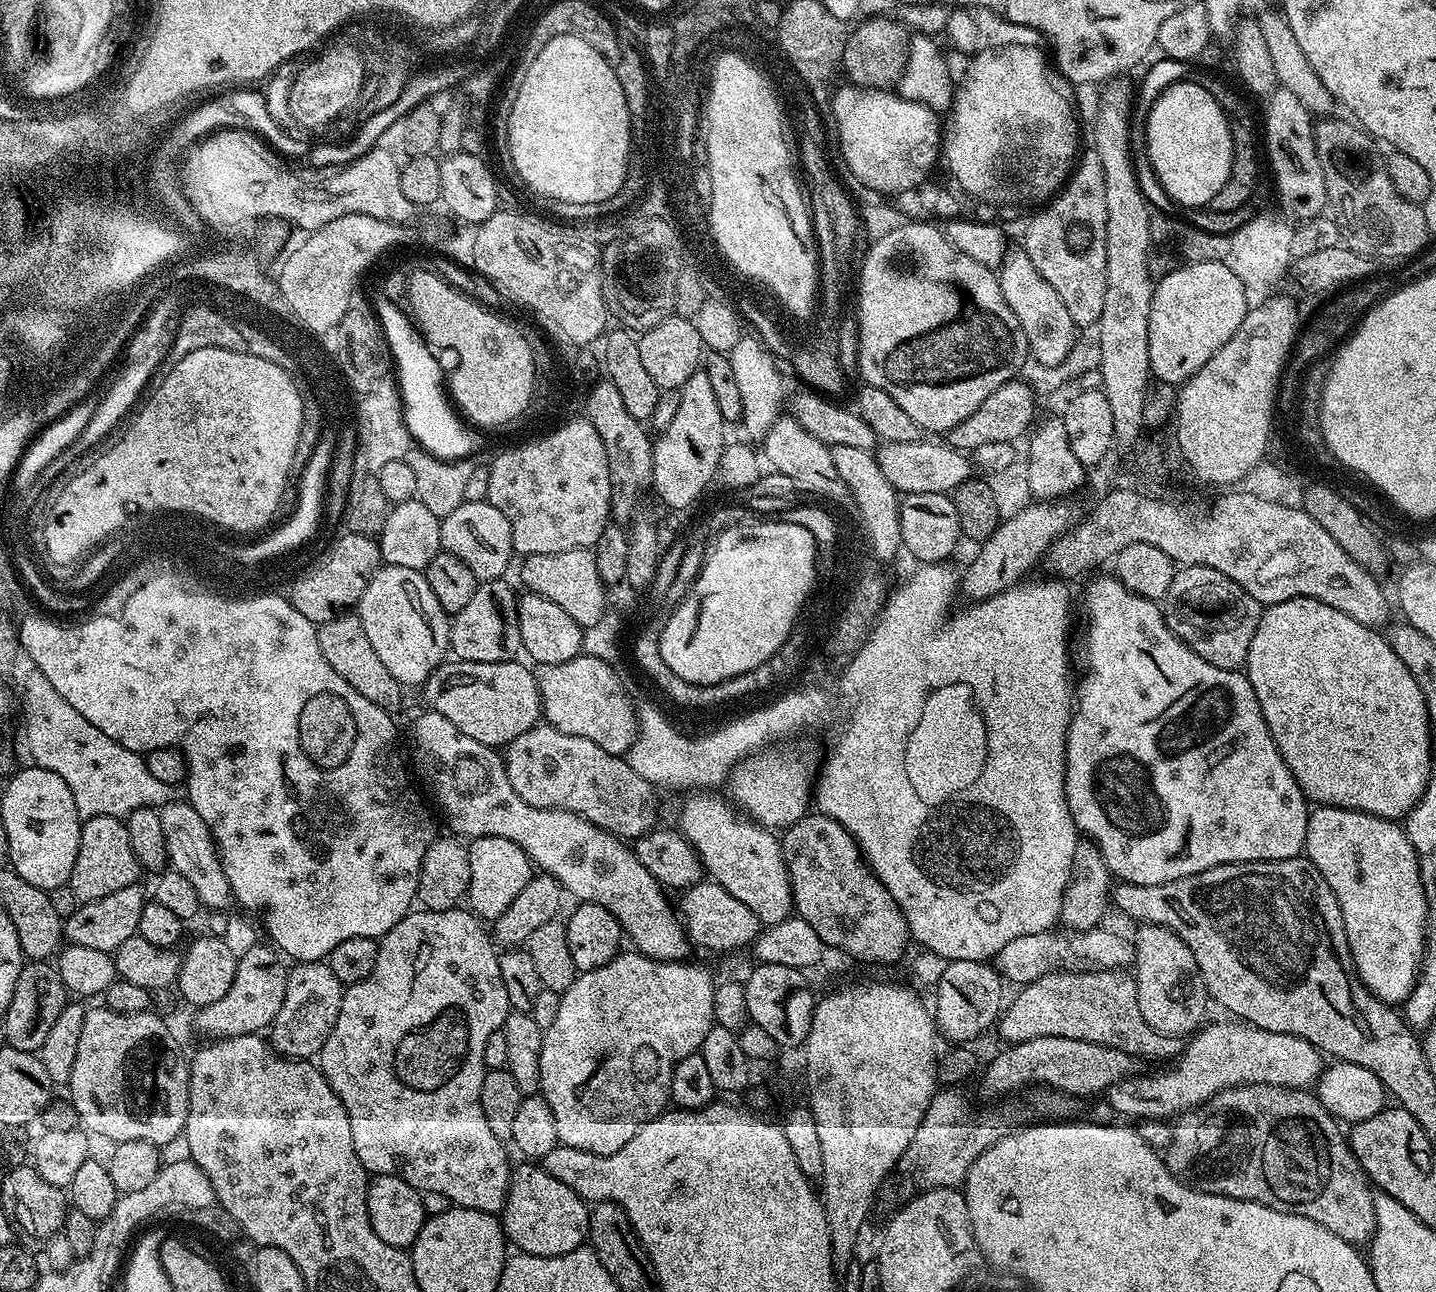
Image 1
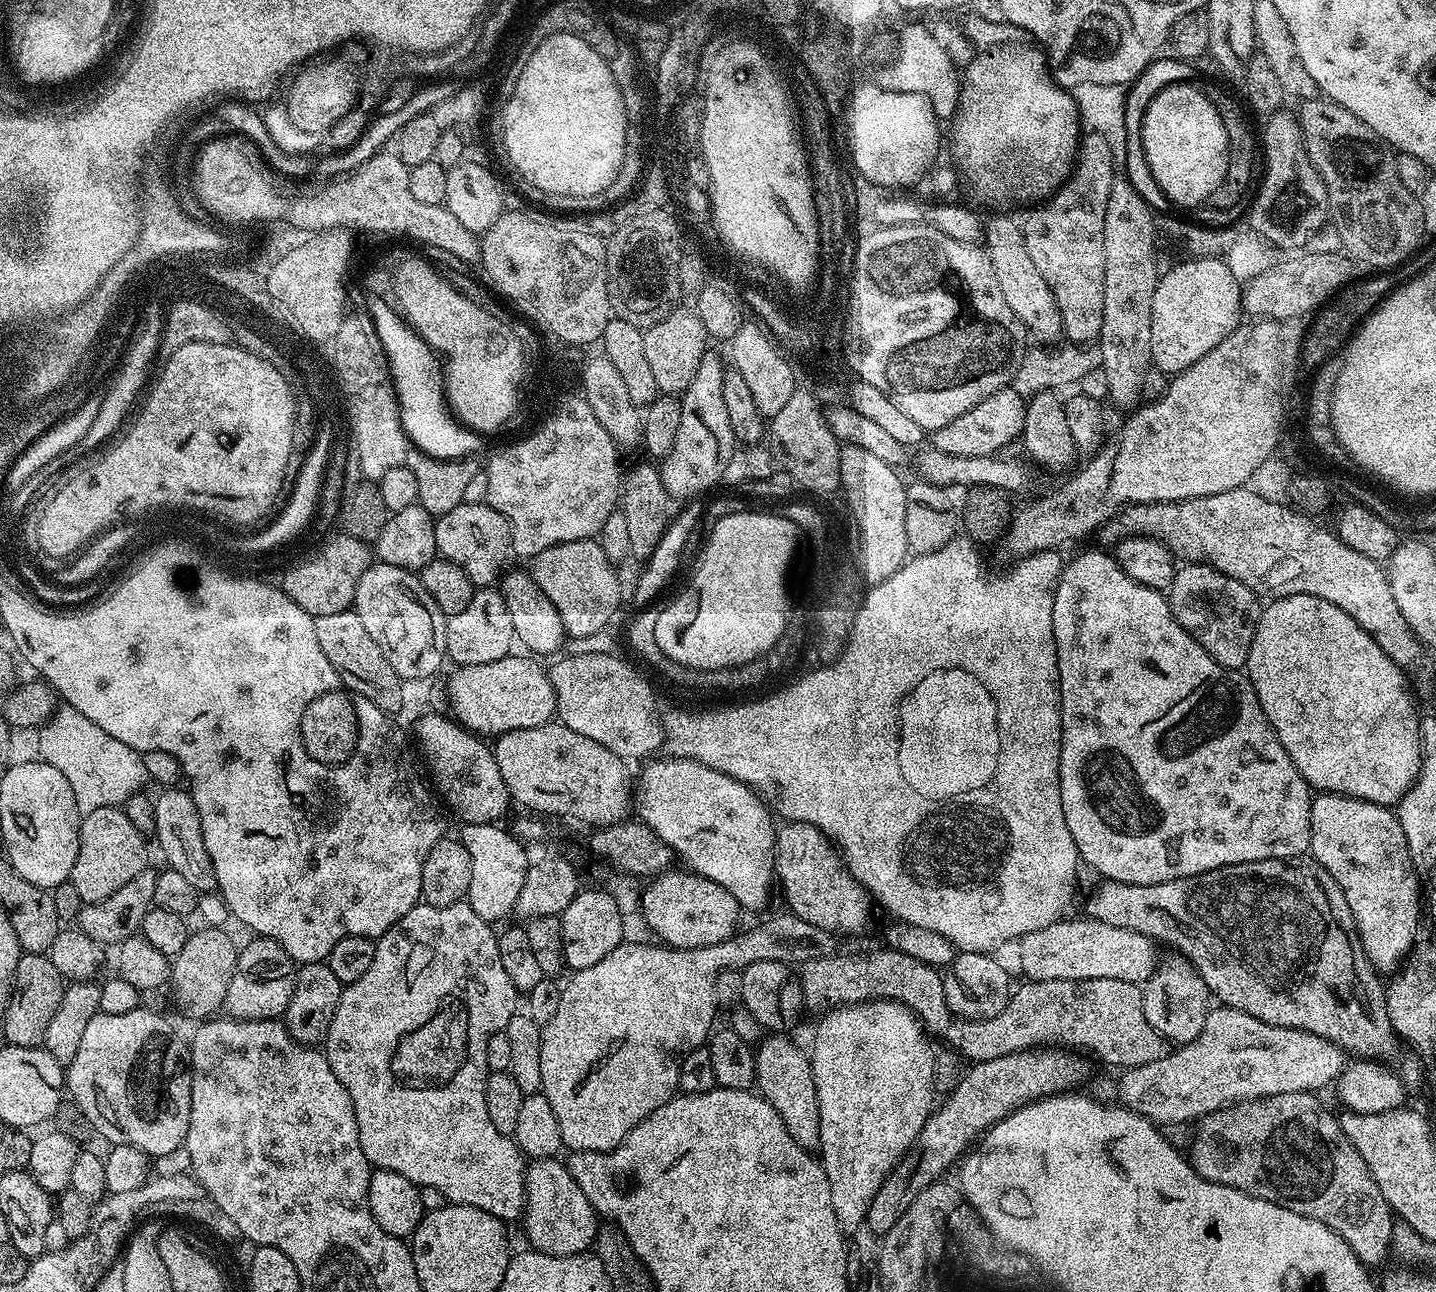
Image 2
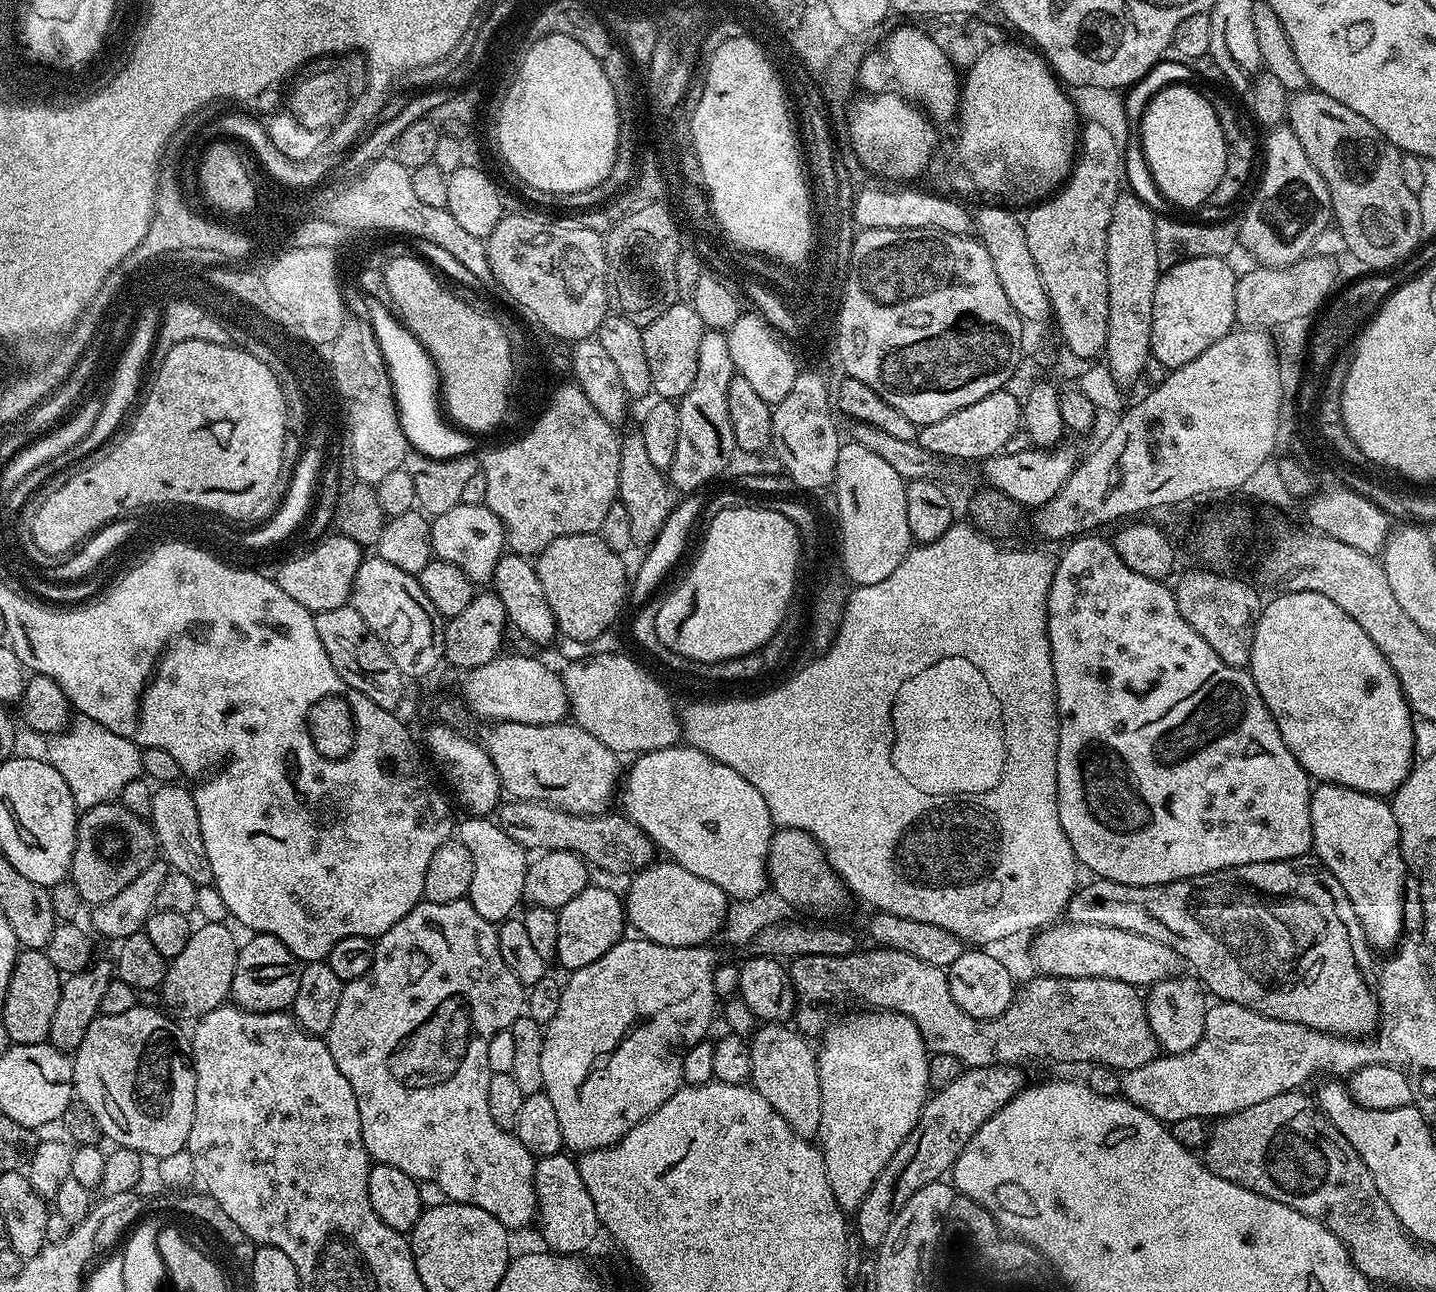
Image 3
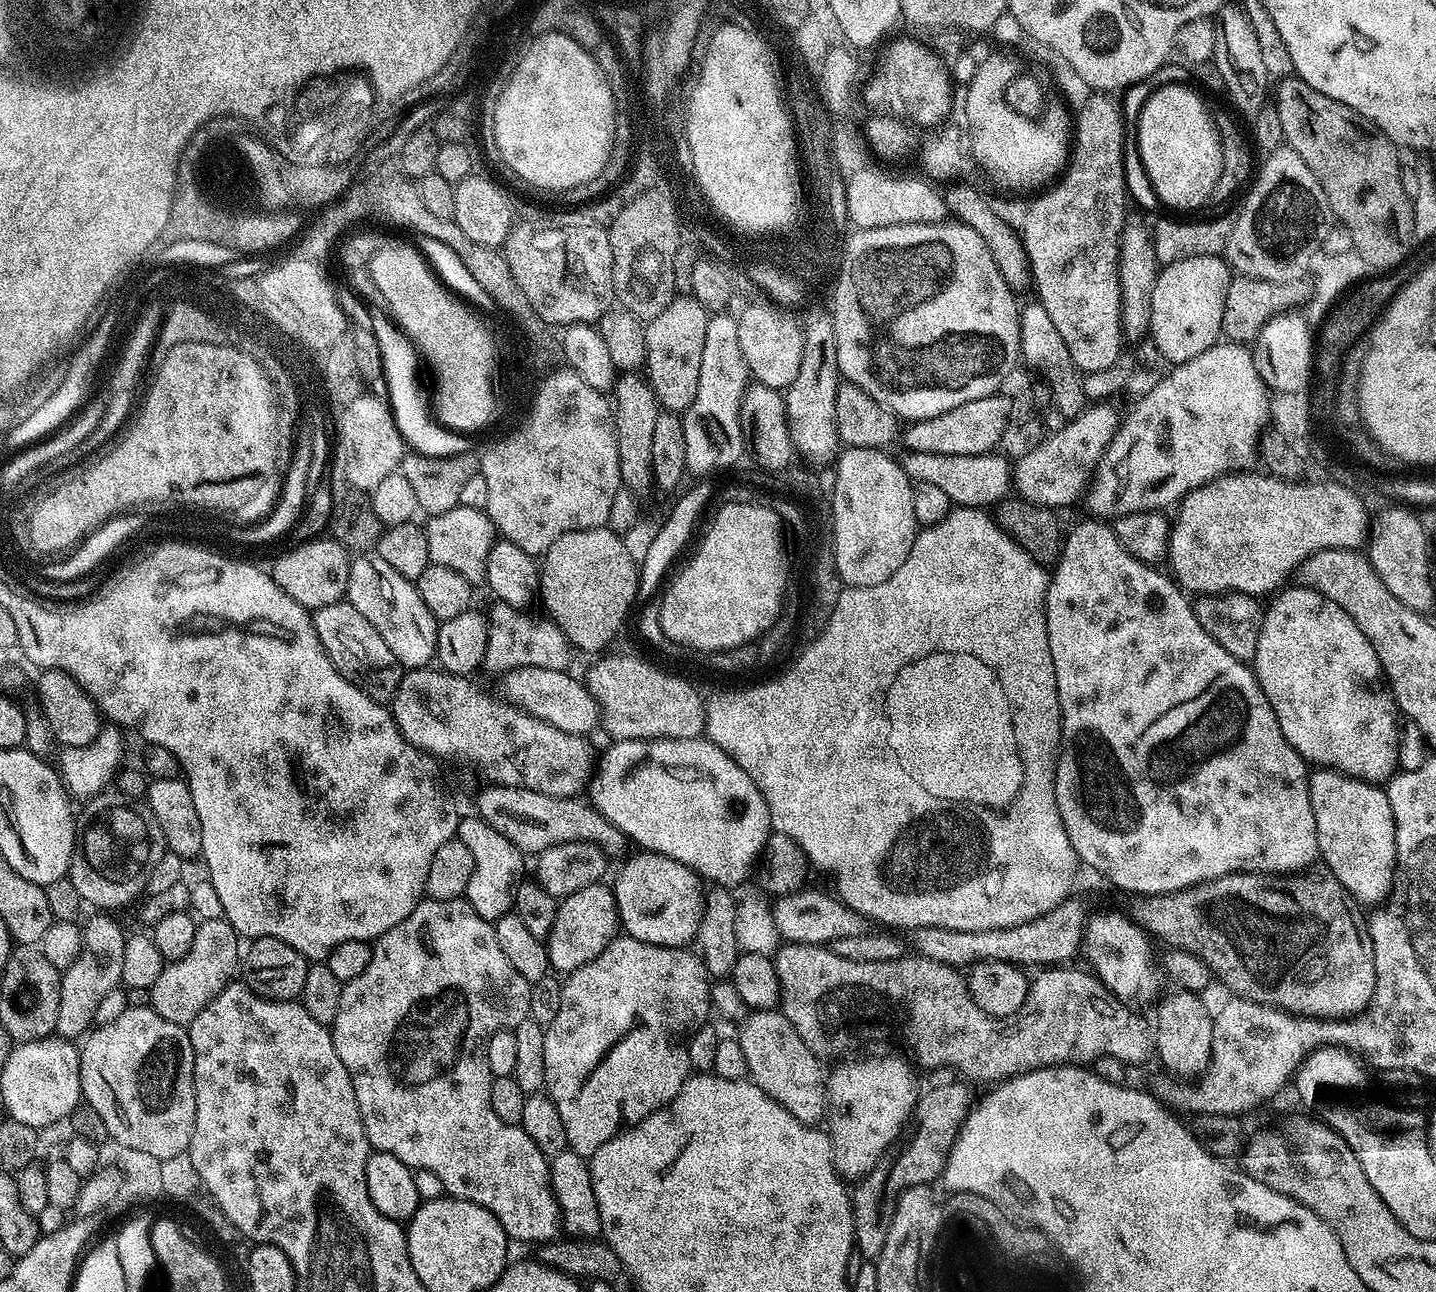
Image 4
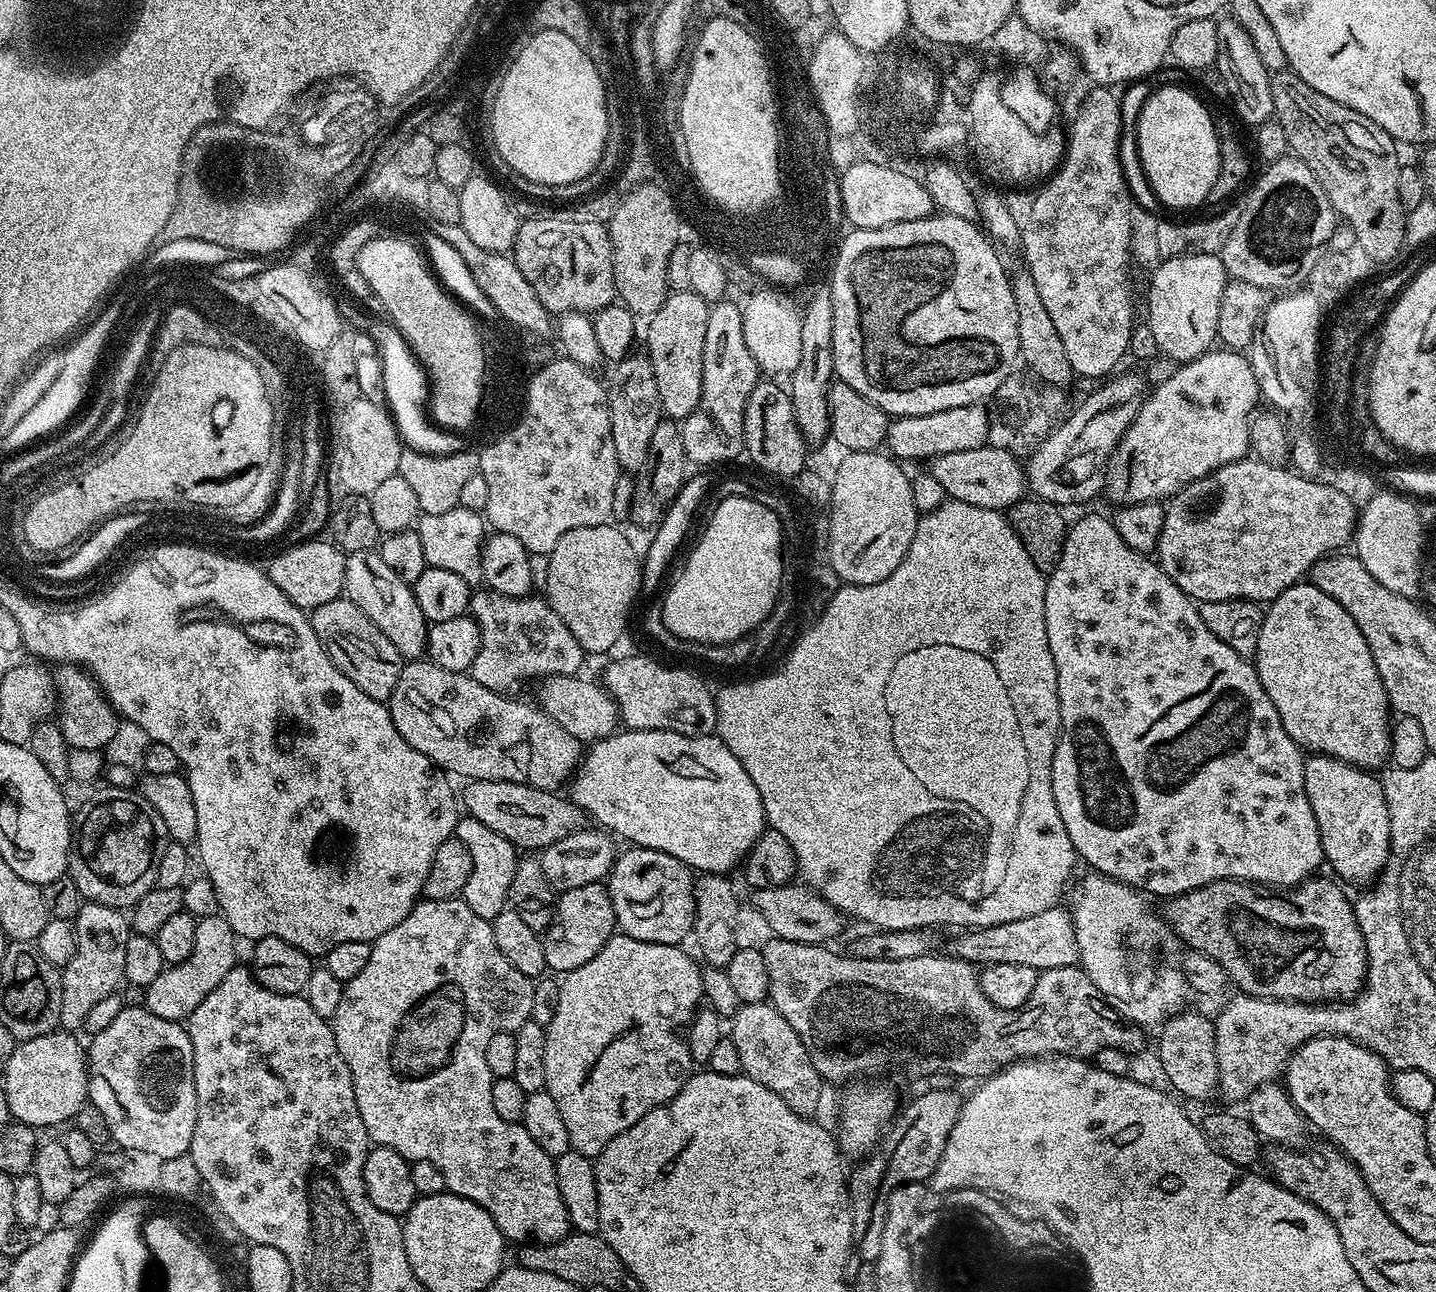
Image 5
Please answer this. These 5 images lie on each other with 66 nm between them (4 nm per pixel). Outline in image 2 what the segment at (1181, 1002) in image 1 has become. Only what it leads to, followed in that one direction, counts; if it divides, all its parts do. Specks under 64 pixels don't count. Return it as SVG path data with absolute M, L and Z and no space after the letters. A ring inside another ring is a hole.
M1172 954L1169 960L1163 960L1155 965L1155 971L1142 985L1146 1022L1150 1022L1150 1026L1154 1026L1154 1030L1161 1032L1164 1039L1173 1045L1189 1044L1202 1034L1202 1026L1206 1026L1210 993L1196 967L1183 956Z

